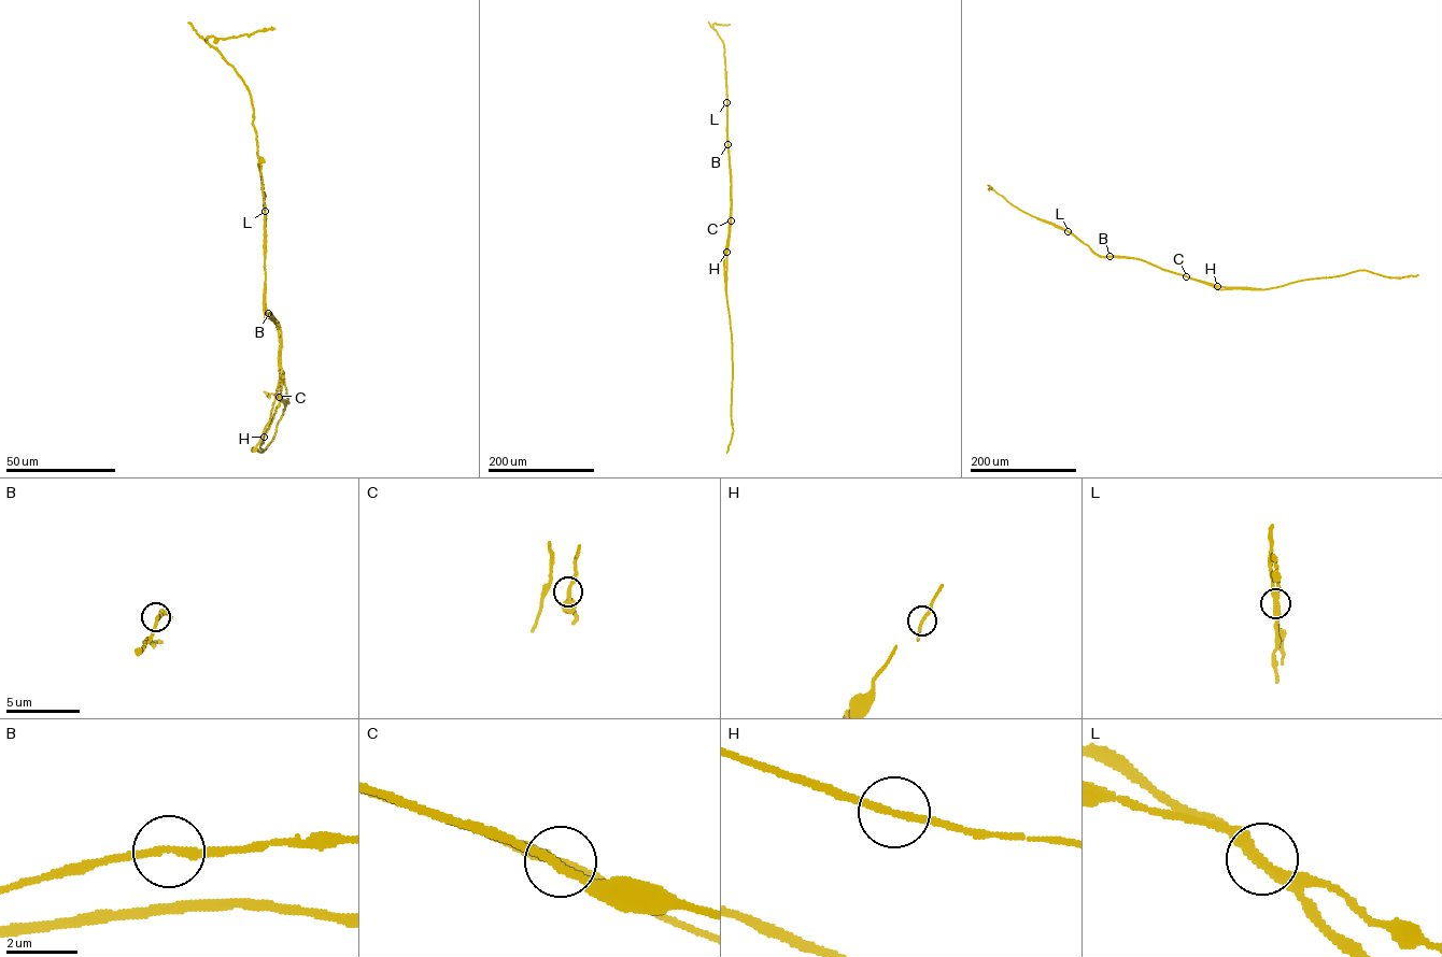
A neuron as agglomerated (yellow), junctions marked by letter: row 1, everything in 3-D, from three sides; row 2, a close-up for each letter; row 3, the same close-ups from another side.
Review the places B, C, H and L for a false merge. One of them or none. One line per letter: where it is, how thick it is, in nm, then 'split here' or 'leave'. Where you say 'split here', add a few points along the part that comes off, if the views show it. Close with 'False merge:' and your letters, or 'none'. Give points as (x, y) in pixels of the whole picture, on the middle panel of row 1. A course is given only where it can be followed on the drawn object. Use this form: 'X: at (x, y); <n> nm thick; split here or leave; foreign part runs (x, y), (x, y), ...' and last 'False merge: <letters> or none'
B: at (727, 144); 200 nm thick; leave
C: at (731, 220); 220 nm thick; leave
H: at (726, 252); 200 nm thick; leave
L: at (726, 102); 320 nm thick; leave
False merge: none

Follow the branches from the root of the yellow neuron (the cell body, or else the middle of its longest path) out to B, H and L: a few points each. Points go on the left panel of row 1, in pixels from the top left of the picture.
B: (280, 397), (283, 374), (281, 331), (277, 320), (268, 313)
H: (280, 397), (264, 437)
L: (280, 397), (283, 374), (281, 331), (270, 313), (267, 316), (265, 305), (265, 211)

